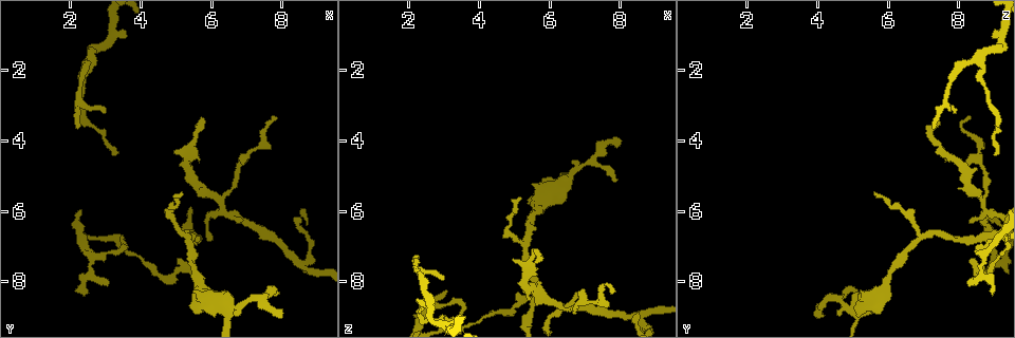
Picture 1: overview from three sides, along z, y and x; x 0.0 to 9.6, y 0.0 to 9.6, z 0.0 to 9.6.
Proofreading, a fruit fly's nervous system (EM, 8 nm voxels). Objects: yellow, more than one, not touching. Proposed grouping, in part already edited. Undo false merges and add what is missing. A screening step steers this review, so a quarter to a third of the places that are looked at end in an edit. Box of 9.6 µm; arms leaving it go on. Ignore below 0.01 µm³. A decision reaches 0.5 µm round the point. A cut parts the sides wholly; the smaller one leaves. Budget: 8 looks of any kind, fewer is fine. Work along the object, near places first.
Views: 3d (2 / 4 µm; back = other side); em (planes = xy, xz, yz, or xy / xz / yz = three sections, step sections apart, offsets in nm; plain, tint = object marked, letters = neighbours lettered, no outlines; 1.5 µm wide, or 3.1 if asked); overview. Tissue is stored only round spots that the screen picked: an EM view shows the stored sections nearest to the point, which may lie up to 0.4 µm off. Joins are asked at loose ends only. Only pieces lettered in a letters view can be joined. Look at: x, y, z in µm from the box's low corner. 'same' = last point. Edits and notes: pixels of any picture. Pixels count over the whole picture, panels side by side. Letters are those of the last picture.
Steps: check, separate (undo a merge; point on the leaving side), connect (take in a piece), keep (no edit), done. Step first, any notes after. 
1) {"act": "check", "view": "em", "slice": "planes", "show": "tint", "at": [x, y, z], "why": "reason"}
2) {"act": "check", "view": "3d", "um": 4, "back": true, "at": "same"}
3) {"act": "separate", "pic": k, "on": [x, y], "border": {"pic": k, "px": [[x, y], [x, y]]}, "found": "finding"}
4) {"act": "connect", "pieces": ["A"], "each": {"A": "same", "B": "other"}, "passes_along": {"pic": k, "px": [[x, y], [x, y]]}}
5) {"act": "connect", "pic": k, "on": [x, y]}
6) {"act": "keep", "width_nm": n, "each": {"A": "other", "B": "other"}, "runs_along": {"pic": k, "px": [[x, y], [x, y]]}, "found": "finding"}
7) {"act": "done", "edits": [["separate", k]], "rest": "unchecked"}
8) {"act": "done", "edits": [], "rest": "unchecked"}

{"act": "check", "view": "3d", "um": 4, "at": [4.60, 7.85, 8.80], "why": "abrupt turn"}

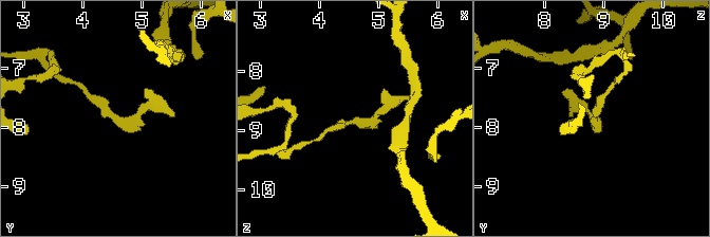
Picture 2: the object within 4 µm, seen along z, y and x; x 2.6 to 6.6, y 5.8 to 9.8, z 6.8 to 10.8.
{"act": "check", "view": "em", "slice": "xy", "step": 4, "show": "tint", "at": [4.60, 7.90, 8.85]}

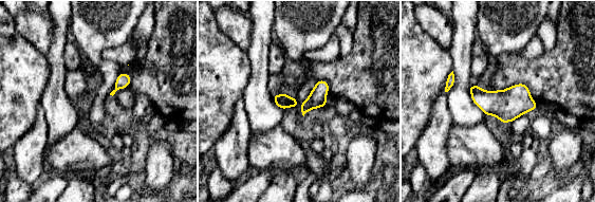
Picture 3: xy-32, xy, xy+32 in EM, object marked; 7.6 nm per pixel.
{"act": "check", "view": "em", "slice": "xz", "step": 4, "show": "letters", "at": "same", "why": "cut it another way"}

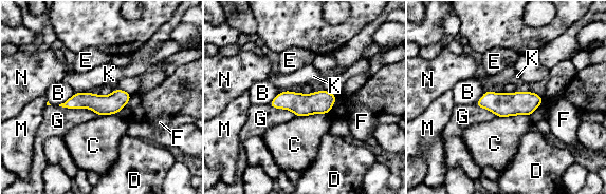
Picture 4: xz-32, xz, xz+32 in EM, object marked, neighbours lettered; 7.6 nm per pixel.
{"act": "keep", "width_nm": 140, "each": {"B": "other", "C": "other", "D": "other", "E": "other", "F": "other", "G": "other", "K": "other", "M": "other", "N": "other"}, "runs_along": {"pic": 4, "px": [[127, 96], [115, 101], [66, 104]]}, "found": "continuous, no second neuron"}

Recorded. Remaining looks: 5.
{"act": "check", "view": "em", "slice": "planes", "show": "tint", "at": [7.85, 8.40, 5.10], "why": "thin end"}

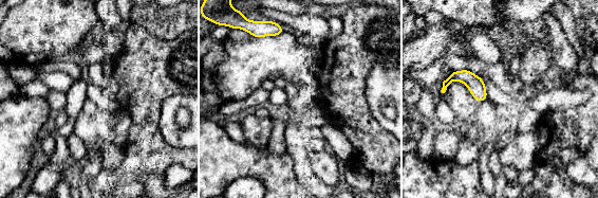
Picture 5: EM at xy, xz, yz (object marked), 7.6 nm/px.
{"act": "check", "view": "em", "slice": "planes", "show": "letters", "at": "same"}

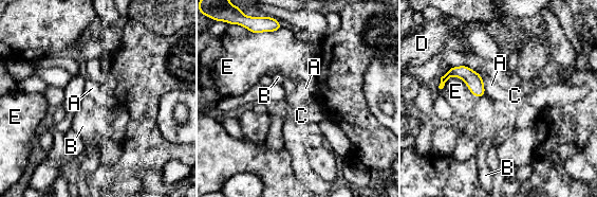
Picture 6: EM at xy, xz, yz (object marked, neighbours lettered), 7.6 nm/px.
{"act": "keep", "longest_contact_nm": ["E", 240], "each": {"A": "other", "B": "other", "C": "other", "D": "other", "E": "other"}, "found": "no lettered piece goes on from it"}

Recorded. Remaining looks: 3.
{"act": "check", "view": "3d", "um": 4, "at": [5.75, 3.35, 7.40], "why": "an open end"}

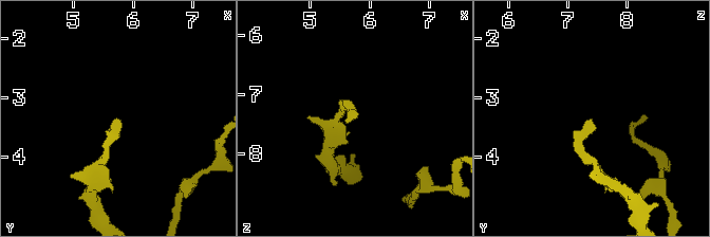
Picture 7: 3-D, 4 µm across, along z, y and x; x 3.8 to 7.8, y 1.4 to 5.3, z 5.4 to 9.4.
{"act": "check", "view": "em", "slice": "xy", "step": 8, "show": "tint", "at": [5.75, 3.30, 7.40], "why": "now the EM"}

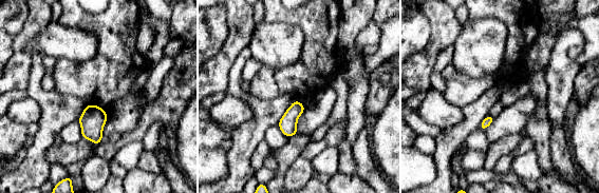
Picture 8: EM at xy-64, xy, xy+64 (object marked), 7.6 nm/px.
{"act": "check", "view": "em", "slice": "planes", "show": "letters", "at": "same", "why": "cut it another way"}

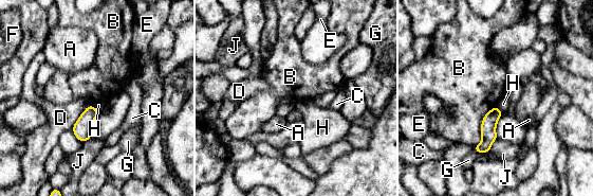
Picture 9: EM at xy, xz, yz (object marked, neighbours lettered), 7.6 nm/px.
{"act": "keep", "longest_contact_nm": ["B", 380], "each": {"A": "other", "B": "other", "C": "other", "D": "other", "E": "other", "F": "other", "G": "other", "H": "other", "J": "other"}, "border": {"pic": 9, "px": [[496, 105], [473, 147]]}, "found": "no lettered piece goes on from it"}

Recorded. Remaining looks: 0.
{"act": "done", "edits": [], "rest": "unchecked"}

